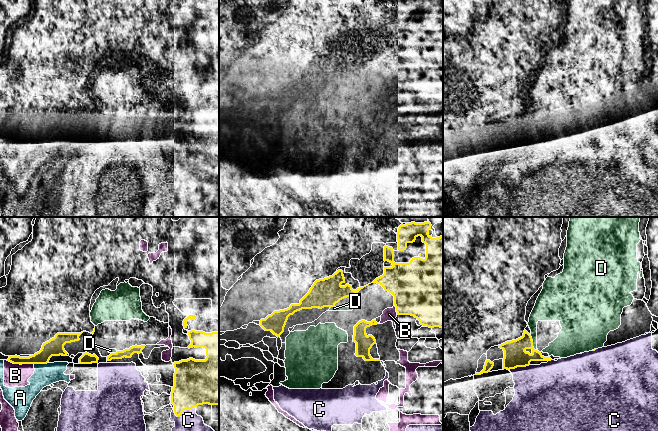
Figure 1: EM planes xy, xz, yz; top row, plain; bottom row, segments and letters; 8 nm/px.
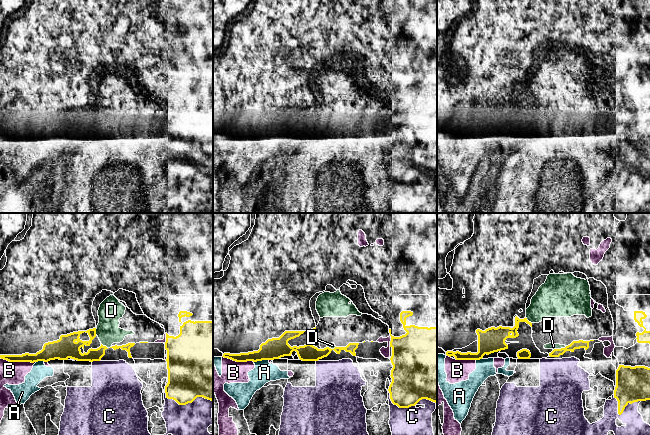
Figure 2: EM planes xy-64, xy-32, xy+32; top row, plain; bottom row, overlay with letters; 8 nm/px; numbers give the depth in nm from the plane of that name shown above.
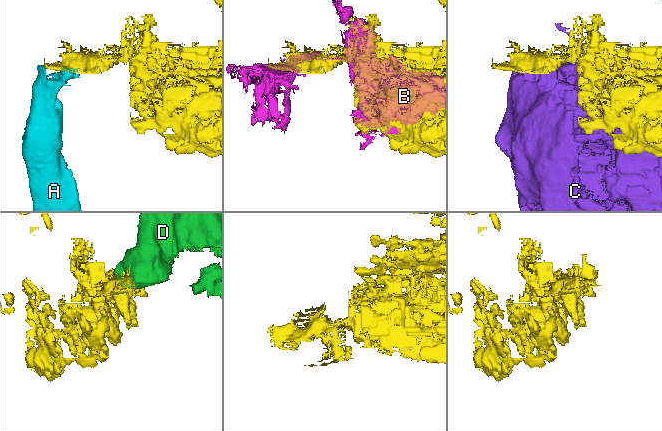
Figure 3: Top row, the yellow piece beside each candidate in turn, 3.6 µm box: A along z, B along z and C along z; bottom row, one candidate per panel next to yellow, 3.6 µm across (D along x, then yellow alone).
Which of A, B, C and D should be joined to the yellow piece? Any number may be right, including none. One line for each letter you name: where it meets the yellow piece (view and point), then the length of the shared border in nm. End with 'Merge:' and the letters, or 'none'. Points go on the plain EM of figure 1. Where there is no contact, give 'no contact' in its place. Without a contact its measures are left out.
A: meets yellow in xy at (40, 139); contact 110 nm long
Merge: A

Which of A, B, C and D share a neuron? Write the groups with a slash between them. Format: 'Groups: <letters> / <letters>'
Groups: A / B C / D

